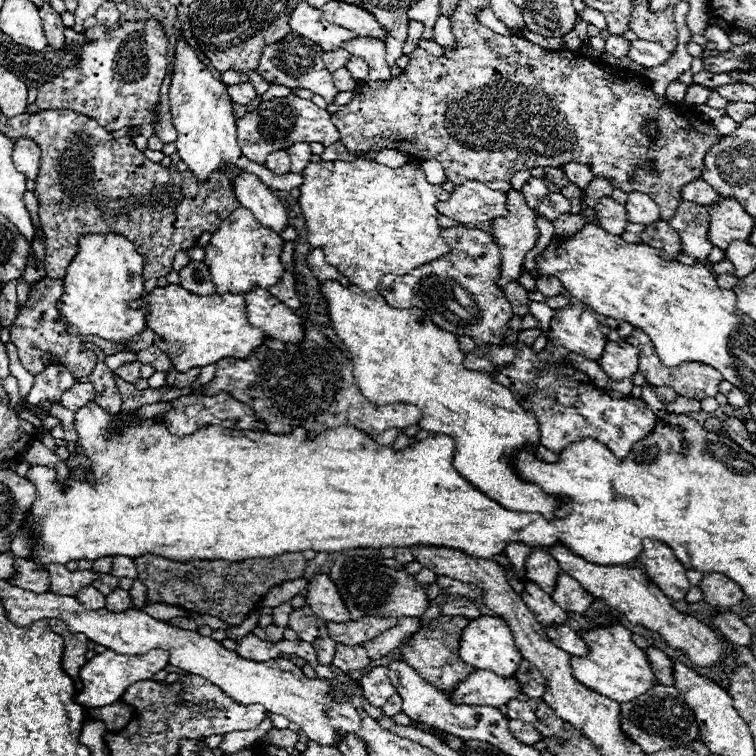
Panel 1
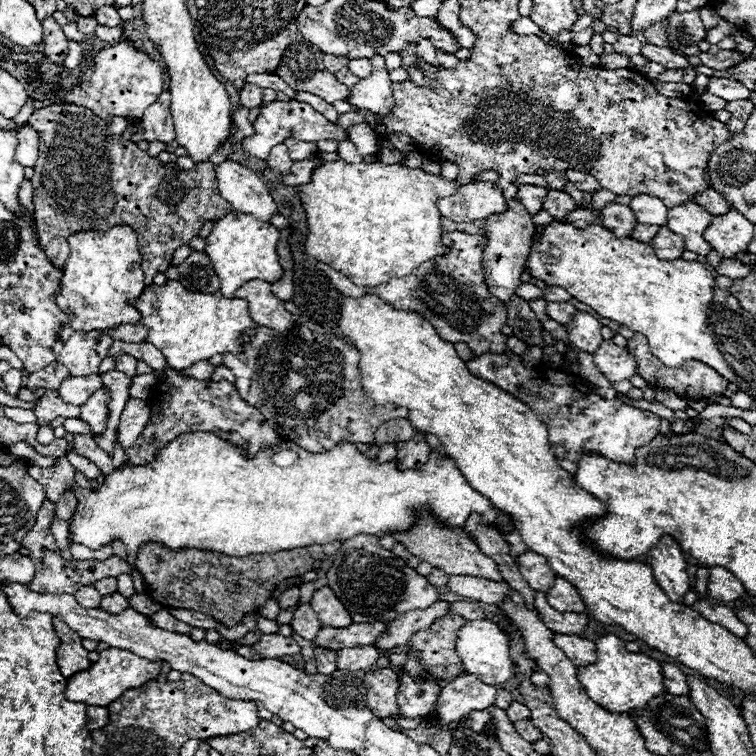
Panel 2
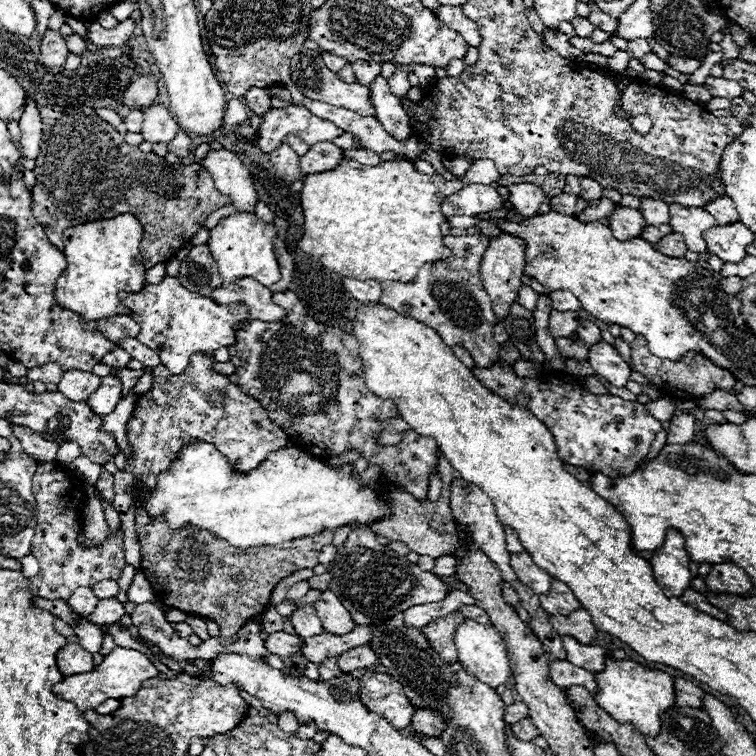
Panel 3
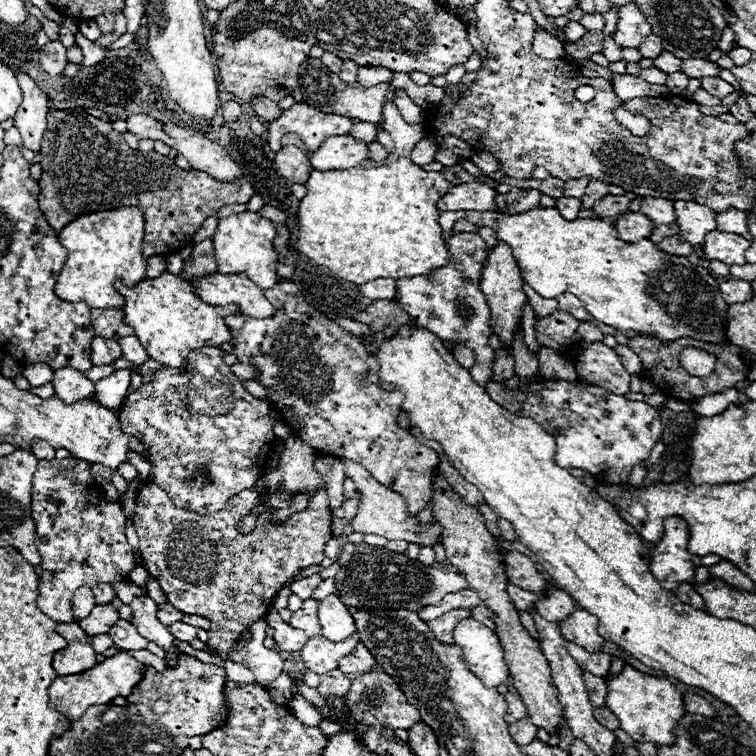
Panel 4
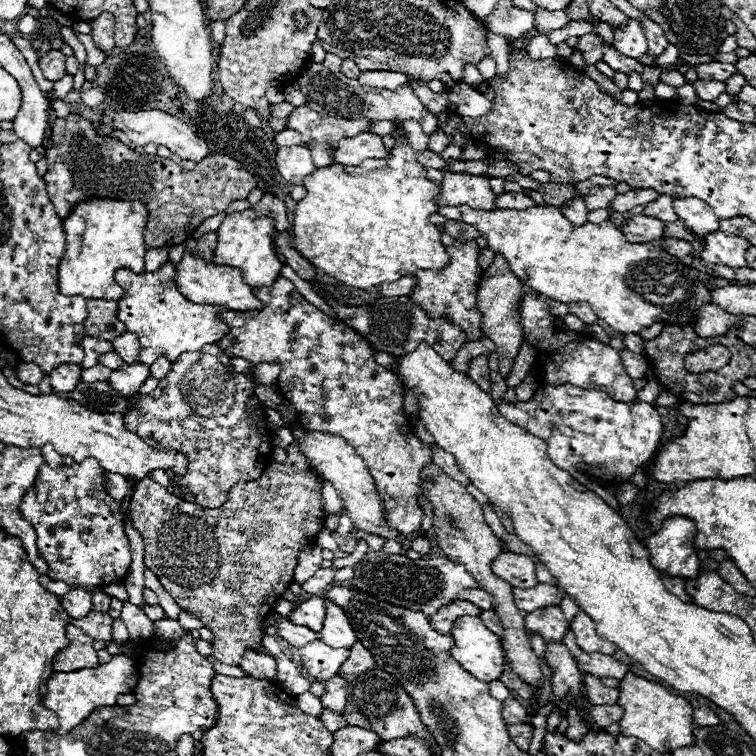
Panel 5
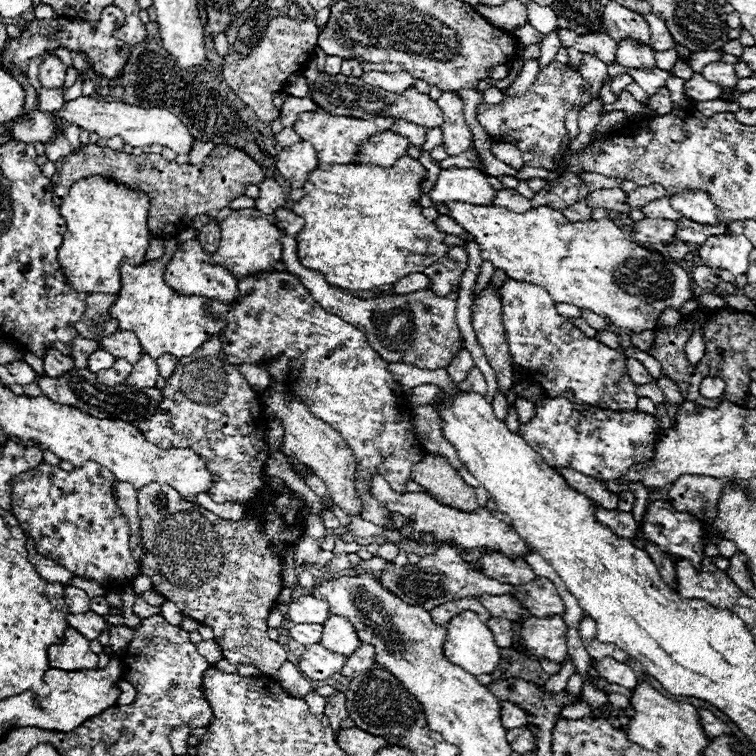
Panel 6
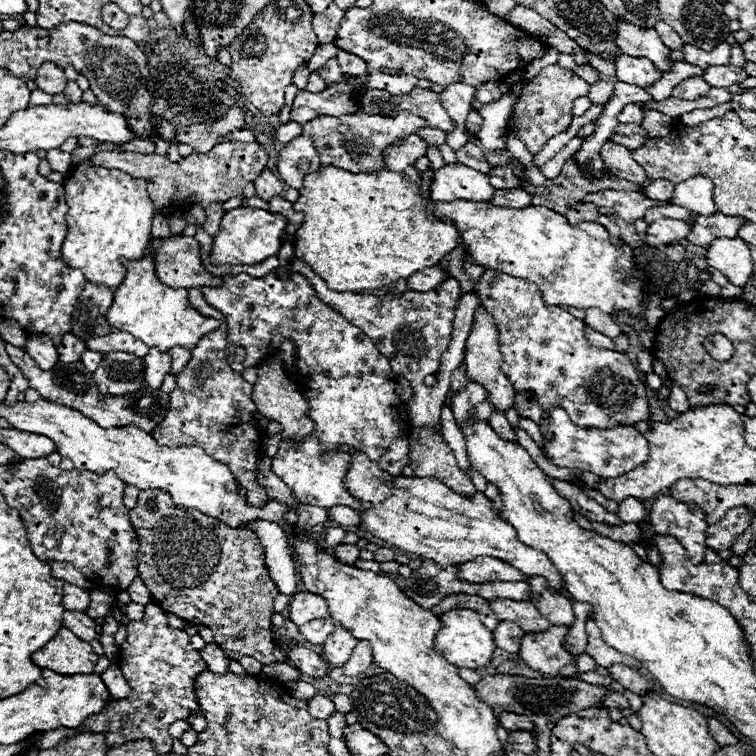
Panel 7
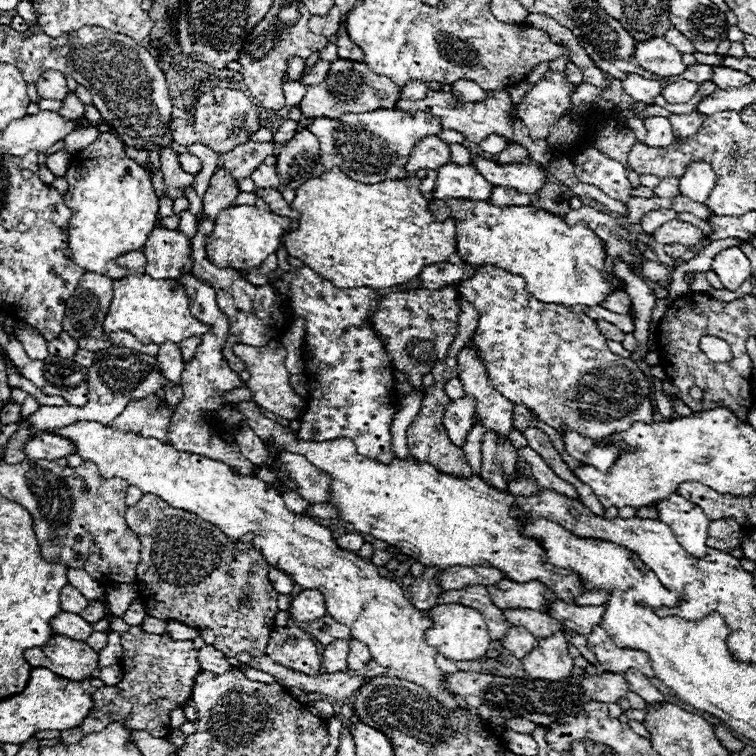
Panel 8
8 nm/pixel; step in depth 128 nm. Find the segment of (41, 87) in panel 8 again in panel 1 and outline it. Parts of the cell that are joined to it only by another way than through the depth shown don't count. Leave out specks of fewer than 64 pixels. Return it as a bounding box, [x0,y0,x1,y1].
[38,4,64,50]

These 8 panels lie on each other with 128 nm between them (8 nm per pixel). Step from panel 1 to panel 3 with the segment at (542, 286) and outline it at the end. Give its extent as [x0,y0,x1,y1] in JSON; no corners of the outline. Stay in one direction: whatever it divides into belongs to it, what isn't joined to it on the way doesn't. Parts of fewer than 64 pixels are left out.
[548,292,582,312]

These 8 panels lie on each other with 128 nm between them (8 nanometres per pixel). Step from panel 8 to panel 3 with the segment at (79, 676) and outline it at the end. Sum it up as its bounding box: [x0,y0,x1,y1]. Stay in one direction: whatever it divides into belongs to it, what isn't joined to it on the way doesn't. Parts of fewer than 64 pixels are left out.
[54,618,94,676]

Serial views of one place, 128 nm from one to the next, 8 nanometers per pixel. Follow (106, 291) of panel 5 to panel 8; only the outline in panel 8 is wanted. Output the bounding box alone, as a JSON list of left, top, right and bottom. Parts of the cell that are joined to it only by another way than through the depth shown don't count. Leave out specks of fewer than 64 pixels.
[64,132,158,280]

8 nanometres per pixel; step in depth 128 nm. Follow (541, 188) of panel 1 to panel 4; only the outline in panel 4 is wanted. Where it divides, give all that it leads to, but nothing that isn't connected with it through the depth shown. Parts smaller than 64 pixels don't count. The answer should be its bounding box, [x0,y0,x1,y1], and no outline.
[506,188,540,214]

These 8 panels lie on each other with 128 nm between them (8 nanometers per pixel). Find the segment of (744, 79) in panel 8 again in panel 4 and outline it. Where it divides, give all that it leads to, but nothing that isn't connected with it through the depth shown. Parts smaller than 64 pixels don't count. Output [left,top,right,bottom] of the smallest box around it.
[682,59,718,78]

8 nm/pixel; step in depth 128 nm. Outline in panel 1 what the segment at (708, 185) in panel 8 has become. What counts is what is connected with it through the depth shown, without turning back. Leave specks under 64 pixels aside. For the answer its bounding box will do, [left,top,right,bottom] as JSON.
[670,202,714,260]

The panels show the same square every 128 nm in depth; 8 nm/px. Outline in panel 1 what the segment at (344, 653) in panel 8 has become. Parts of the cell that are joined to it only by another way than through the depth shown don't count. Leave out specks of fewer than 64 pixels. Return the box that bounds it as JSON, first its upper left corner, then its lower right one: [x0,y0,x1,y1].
[306,574,350,622]

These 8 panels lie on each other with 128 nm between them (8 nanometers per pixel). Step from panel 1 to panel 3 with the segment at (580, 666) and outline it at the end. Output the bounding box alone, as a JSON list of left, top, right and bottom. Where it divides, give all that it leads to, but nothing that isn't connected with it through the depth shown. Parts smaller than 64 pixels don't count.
[594,656,674,736]

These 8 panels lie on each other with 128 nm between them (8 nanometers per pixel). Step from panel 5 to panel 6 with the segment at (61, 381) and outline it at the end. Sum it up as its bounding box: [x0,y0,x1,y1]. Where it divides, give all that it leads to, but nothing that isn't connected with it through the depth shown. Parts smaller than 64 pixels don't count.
[44,348,74,378]

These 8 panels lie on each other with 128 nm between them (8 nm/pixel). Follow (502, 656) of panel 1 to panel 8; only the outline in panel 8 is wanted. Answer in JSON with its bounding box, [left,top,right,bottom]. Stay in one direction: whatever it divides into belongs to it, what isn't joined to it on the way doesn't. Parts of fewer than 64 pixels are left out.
[424,604,490,662]

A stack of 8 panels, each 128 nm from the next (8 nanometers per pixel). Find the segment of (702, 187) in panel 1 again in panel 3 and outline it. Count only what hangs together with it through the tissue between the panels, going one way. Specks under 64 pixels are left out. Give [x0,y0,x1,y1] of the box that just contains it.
[704,196,740,226]

